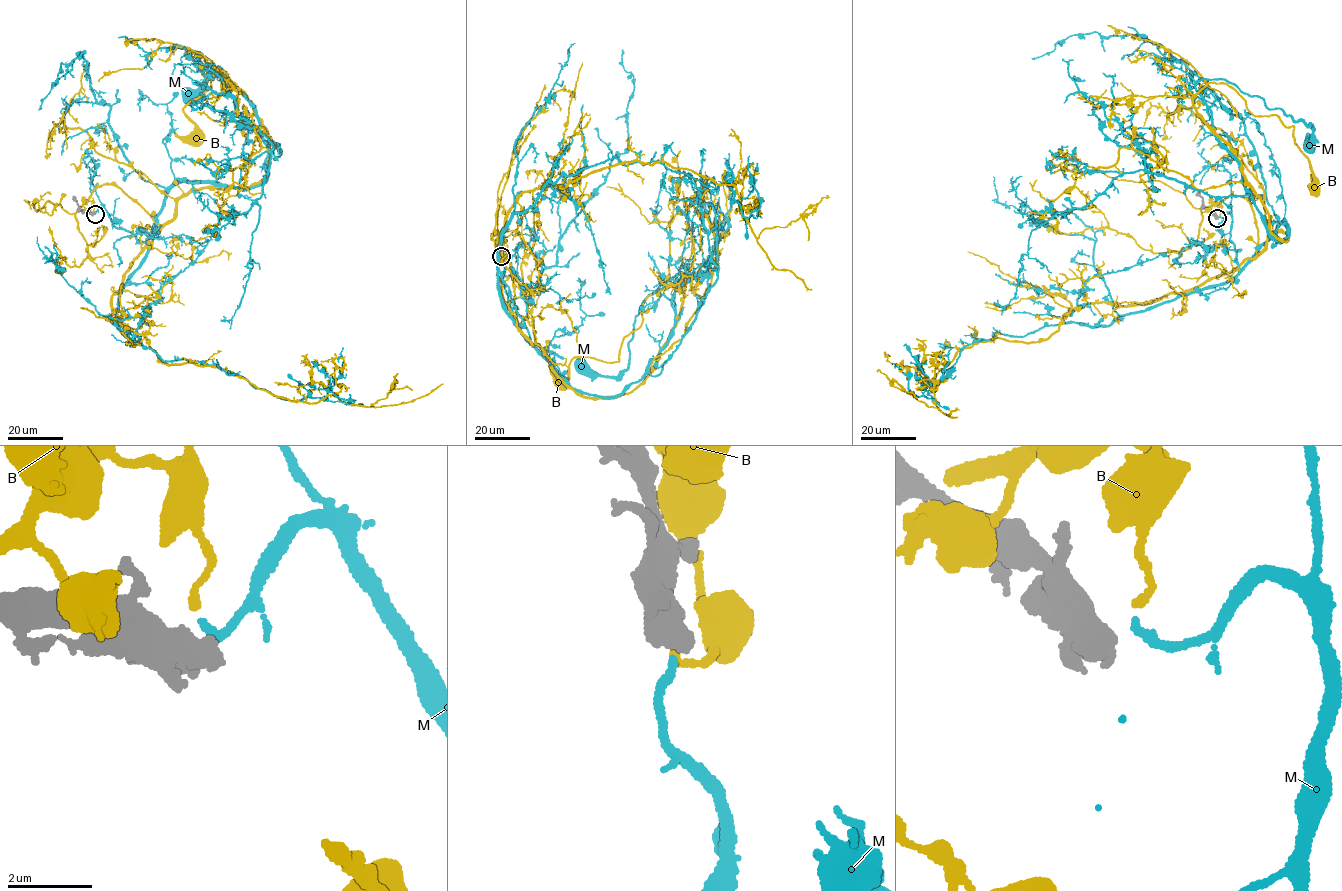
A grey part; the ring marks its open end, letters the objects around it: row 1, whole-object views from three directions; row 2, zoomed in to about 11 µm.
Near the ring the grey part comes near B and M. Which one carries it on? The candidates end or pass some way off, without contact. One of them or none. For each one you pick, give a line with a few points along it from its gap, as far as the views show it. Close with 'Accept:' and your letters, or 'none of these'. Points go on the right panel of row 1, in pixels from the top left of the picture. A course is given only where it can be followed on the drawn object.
Accept: none of these

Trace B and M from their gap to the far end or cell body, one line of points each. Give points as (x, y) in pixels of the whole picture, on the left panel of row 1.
B: (93, 210), (111, 184), (164, 224), (267, 175), (262, 120), (194, 54), (196, 137)
M: (94, 212), (150, 247), (175, 185), (267, 176), (254, 110), (194, 50), (222, 69), (193, 96)

